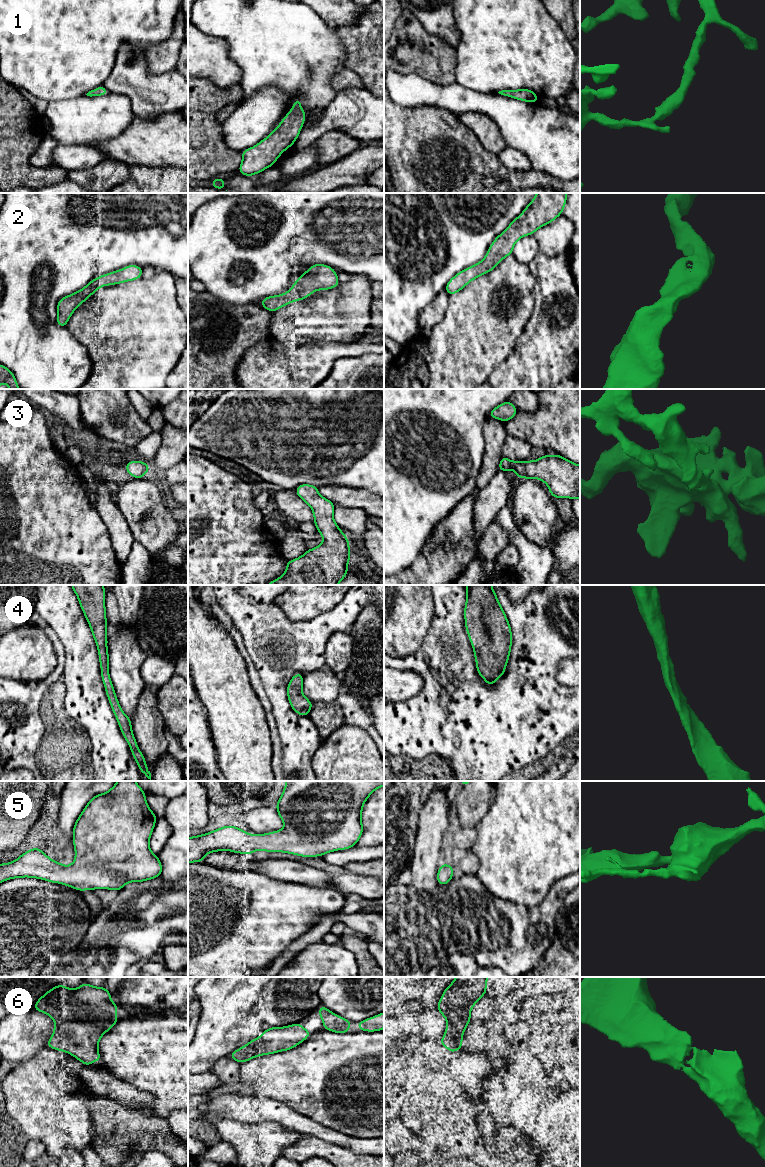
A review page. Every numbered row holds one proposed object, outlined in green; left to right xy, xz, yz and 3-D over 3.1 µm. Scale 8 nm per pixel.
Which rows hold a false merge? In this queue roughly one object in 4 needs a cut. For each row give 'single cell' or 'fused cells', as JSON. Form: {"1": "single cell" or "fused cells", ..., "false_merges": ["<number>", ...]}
{"1": "single cell", "2": "single cell", "3": "single cell", "4": "single cell", "5": "single cell", "6": "single cell", "false_merges": []}

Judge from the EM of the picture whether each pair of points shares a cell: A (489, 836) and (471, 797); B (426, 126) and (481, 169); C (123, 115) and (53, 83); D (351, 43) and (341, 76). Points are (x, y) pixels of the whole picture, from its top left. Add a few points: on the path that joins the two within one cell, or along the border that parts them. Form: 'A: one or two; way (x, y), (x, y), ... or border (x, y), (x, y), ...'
A: two; border (494, 799), (488, 811), (474, 827)
B: one; way (441, 137), (452, 138), (466, 154), (469, 154)
C: one; way (106, 115), (85, 115), (70, 100)
D: two; border (345, 66), (351, 69), (363, 82)

